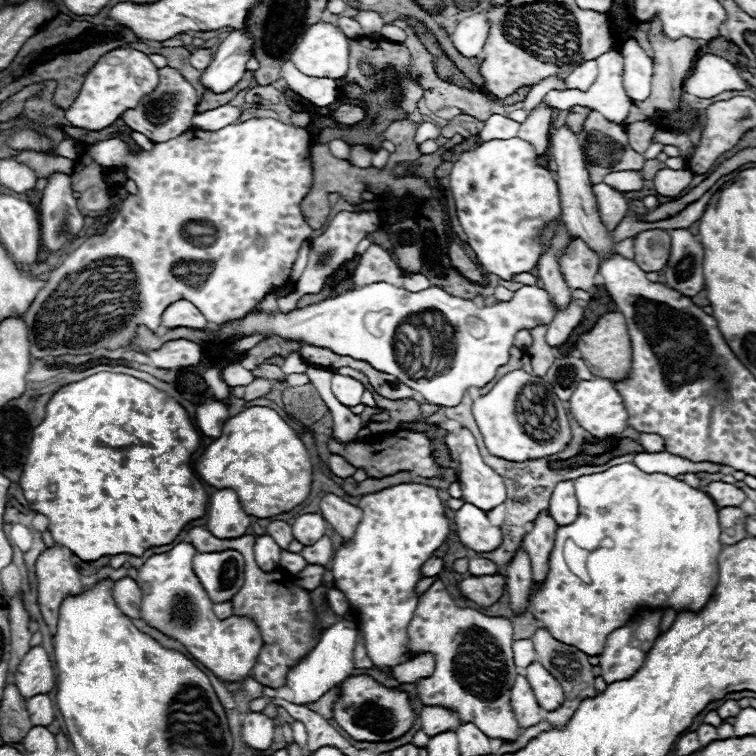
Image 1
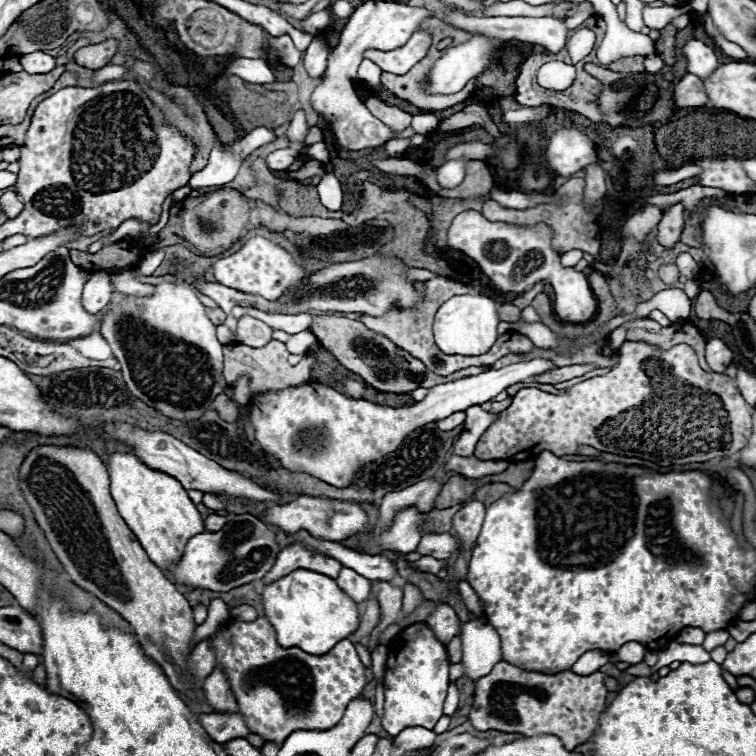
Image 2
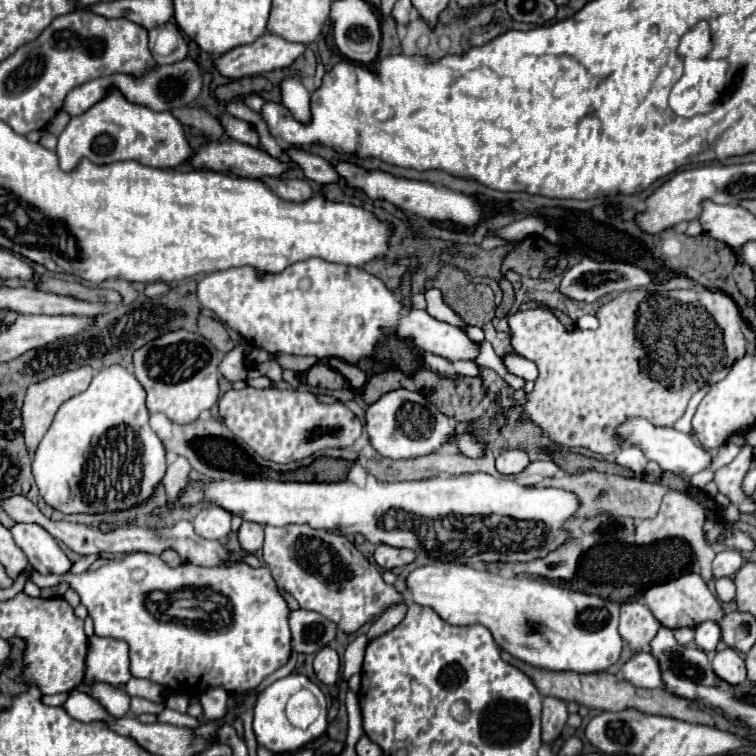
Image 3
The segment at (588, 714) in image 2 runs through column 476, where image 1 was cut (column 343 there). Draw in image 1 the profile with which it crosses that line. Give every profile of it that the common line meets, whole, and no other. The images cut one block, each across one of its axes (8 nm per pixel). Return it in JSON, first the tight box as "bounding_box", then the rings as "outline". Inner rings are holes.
{"bounding_box":[332,674,416,742],"outline":[[[368,674],[348,676],[344,682],[340,682],[340,694],[334,702],[332,714],[342,730],[346,730],[354,740],[362,742],[396,740],[404,736],[416,722],[416,712],[412,710],[408,694],[376,682]]]}

